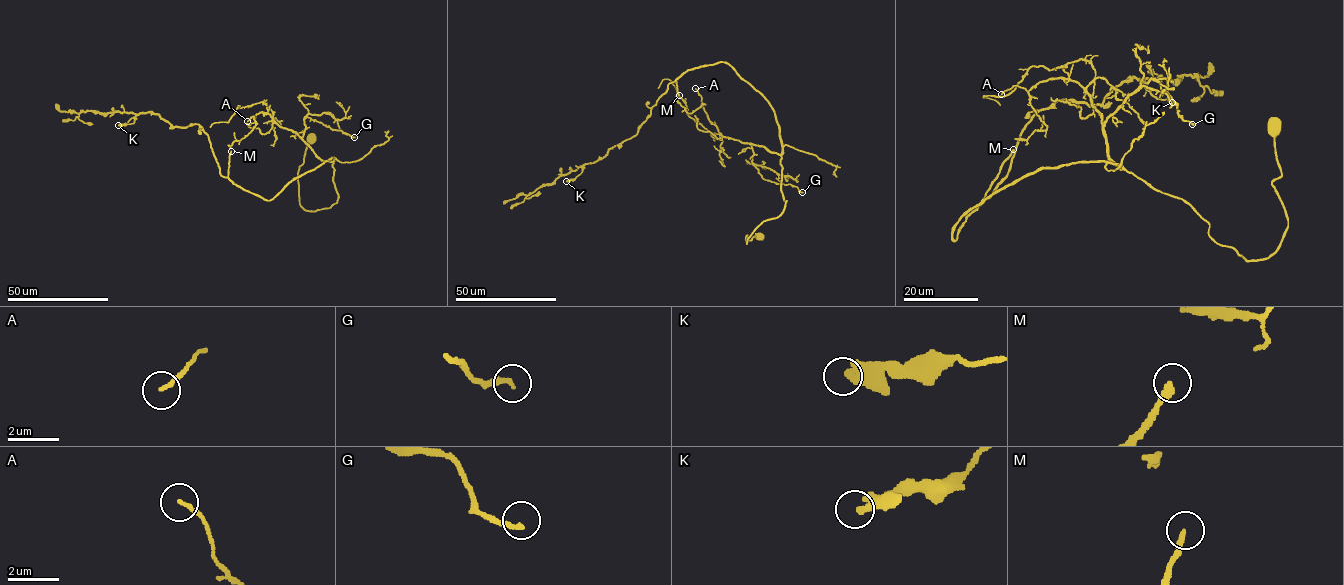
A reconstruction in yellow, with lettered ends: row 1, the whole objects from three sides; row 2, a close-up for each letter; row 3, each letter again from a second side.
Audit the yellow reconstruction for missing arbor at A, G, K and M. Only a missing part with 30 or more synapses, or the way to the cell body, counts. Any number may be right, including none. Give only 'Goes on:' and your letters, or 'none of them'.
Goes on: M

